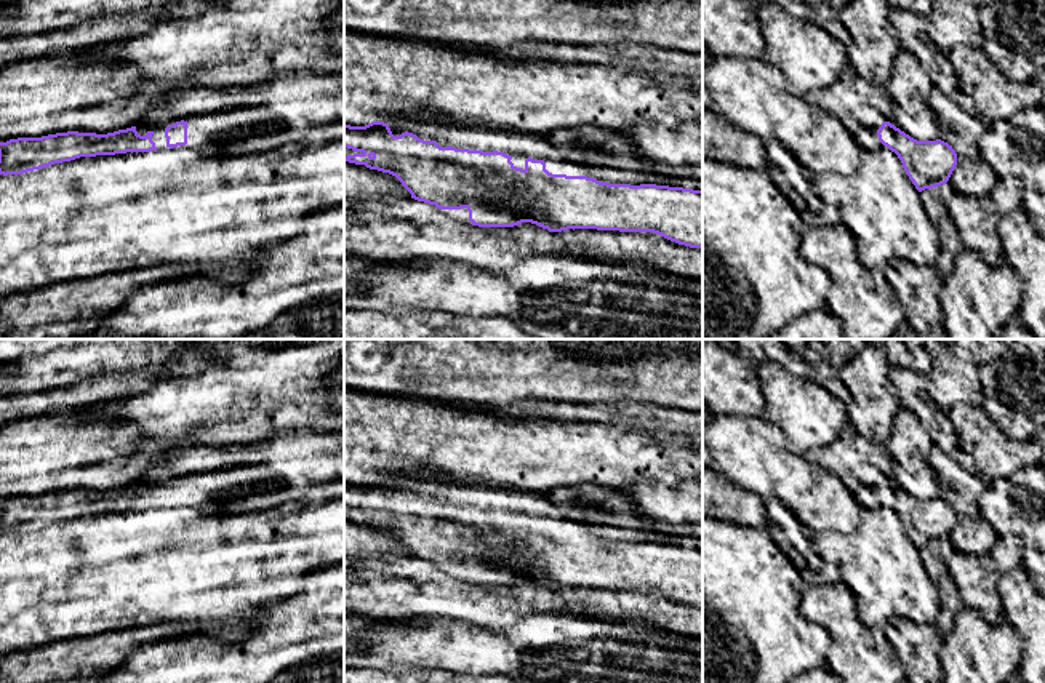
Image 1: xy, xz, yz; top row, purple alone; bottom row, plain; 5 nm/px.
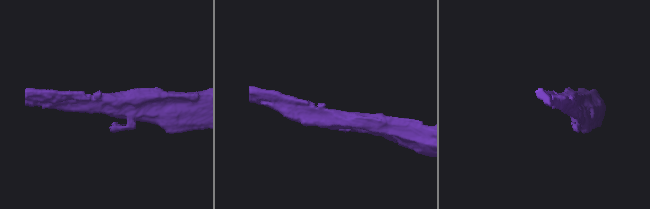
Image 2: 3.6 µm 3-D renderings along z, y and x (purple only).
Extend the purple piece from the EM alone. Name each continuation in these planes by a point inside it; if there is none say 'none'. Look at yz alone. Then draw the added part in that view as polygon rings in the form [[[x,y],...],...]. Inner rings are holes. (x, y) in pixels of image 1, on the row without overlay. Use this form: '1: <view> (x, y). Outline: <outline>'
none

